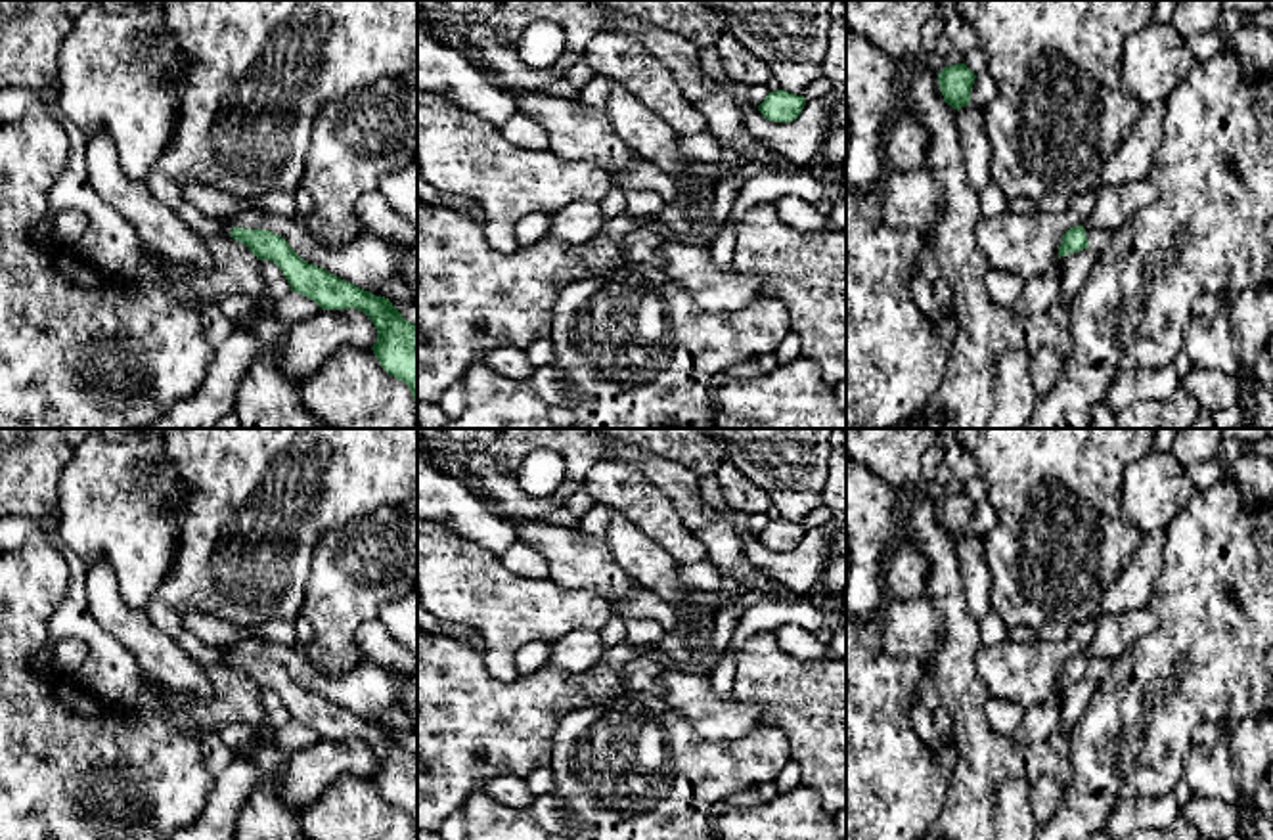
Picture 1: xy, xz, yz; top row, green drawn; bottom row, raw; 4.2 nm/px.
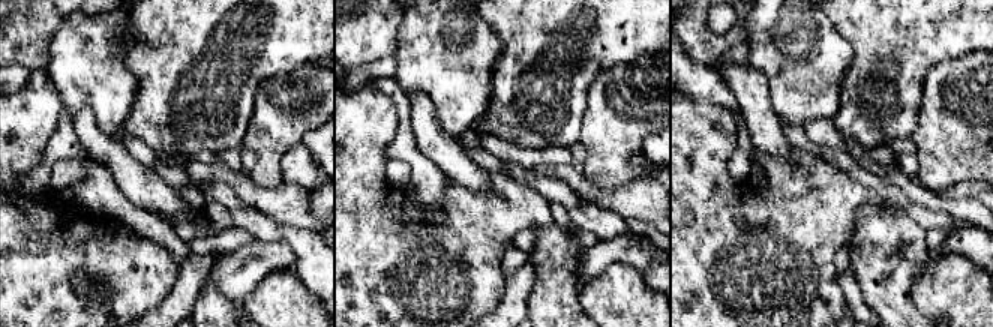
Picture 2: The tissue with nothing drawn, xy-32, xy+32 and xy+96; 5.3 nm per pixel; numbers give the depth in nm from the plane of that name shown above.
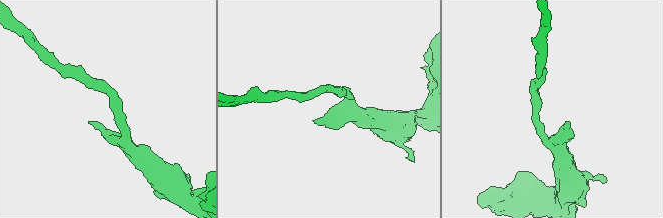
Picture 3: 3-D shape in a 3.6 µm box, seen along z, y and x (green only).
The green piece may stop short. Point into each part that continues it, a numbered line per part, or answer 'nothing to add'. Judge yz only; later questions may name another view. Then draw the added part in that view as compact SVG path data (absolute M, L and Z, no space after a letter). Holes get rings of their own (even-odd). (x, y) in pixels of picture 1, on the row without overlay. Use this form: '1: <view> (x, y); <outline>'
1: yz (1097, 668); M1083 651L1082 654L1085 658L1089 677L1099 683L1106 675L1106 672L1110 670L1112 662L1106 658L1093 658L1087 654L1087 651Z

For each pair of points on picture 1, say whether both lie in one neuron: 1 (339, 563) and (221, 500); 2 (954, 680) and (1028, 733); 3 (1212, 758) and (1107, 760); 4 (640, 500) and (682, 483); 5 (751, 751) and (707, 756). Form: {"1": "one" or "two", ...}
{"1": "two", "2": "two", "3": "two", "4": "two", "5": "one"}

